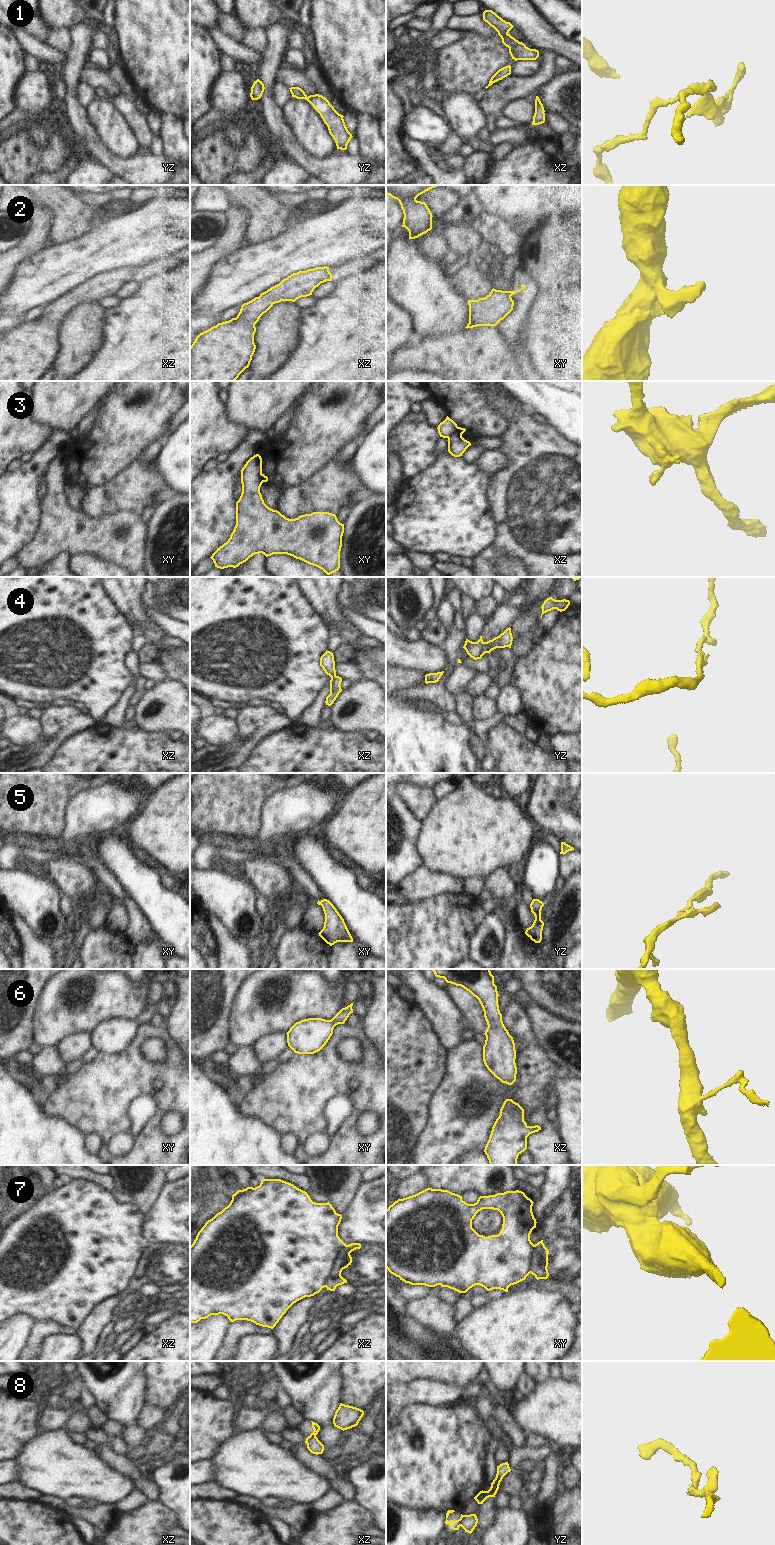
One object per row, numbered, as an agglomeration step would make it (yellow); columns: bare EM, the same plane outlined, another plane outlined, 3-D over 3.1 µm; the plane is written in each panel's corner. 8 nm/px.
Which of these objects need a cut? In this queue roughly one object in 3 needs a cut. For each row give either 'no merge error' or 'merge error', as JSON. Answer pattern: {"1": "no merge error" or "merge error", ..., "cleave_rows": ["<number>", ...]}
{"1": "no merge error", "2": "no merge error", "3": "merge error", "4": "merge error", "5": "no merge error", "6": "no merge error", "7": "merge error", "8": "merge error", "cleave_rows": ["3", "4", "7", "8"]}

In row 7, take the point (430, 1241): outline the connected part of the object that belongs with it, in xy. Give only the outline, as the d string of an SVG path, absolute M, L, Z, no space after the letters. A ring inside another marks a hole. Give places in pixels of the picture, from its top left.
M432 1188L398 1199L386 1210L386 1268L411 1285L441 1285L459 1293L466 1293L473 1286L480 1285L487 1291L500 1289L508 1292L511 1285L526 1279L530 1274L532 1258L537 1256L538 1250L530 1240L530 1234L537 1223L532 1212L533 1203L519 1190L480 1196L474 1204L466 1203L462 1196L448 1190ZM483 1209L498 1210L501 1213L503 1224L498 1235L485 1237L472 1228L472 1220Z

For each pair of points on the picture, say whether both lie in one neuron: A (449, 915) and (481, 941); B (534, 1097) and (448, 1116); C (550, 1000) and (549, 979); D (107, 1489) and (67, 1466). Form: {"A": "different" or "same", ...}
{"A": "different", "B": "same", "C": "same", "D": "same"}

